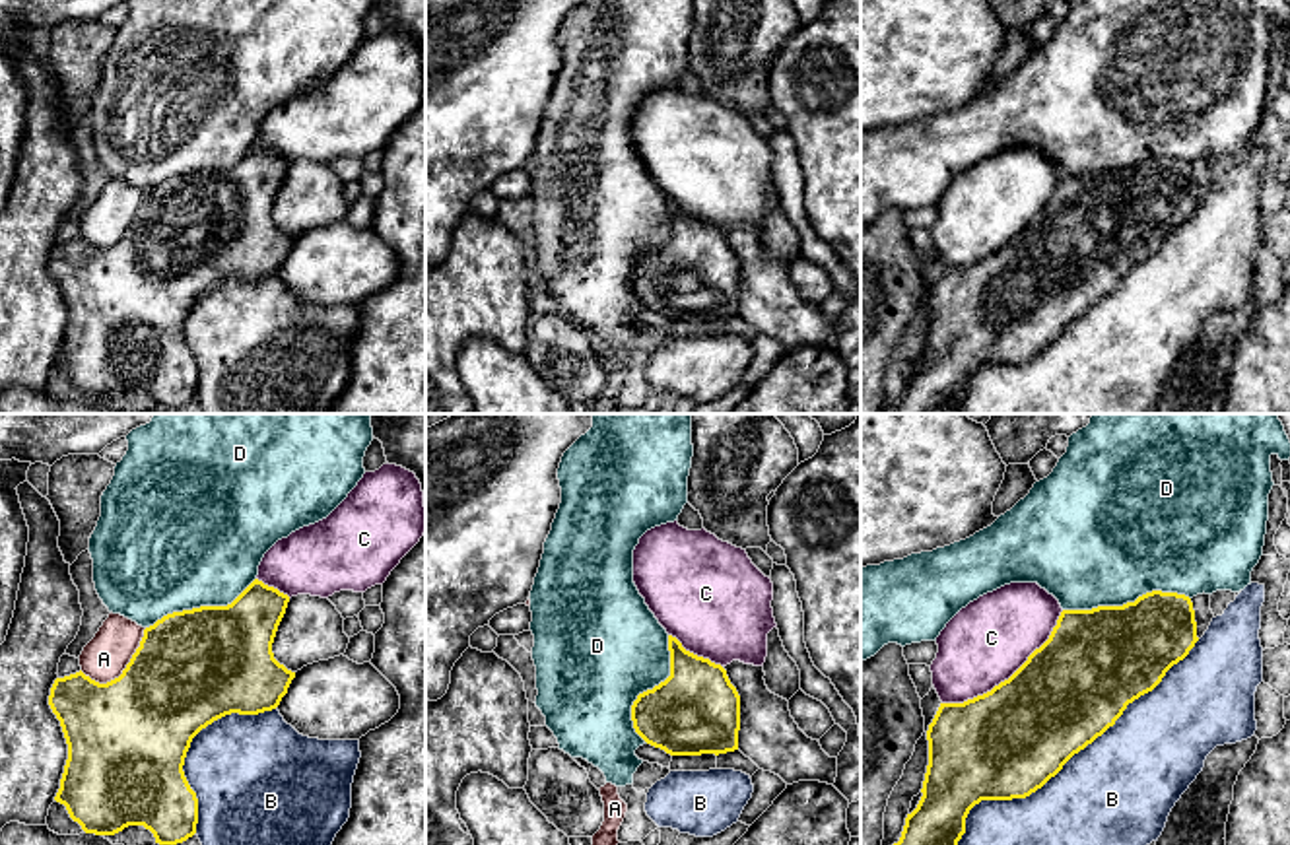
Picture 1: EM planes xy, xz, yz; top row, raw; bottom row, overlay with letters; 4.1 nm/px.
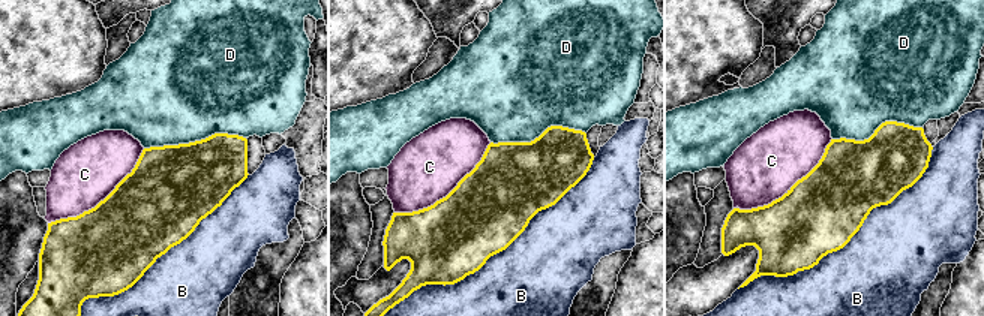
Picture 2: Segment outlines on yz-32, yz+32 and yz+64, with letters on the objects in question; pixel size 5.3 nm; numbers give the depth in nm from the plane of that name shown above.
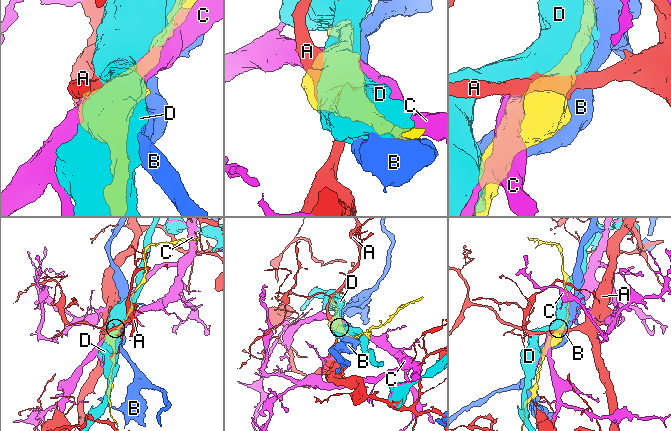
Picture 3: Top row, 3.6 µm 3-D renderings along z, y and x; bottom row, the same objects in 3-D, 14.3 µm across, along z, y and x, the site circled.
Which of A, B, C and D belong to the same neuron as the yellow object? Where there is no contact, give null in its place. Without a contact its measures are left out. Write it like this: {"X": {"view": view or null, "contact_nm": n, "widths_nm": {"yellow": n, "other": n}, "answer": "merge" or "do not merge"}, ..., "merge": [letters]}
{"A": {"view": "xy", "contact_nm": 340, "widths_nm": {"yellow": 460, "other": 190}, "answer": "do not merge"}, "B": {"view": "yz", "contact_nm": 1300, "widths_nm": {"yellow": 440, "other": 460}, "answer": "do not merge"}, "C": {"view": "yz", "contact_nm": 650, "widths_nm": {"yellow": 440, "other": 340}, "answer": "do not merge"}, "D": {"view": "yz", "contact_nm": 550, "widths_nm": {"yellow": 420, "other": 500}, "answer": "do not merge"}, "merge": []}

